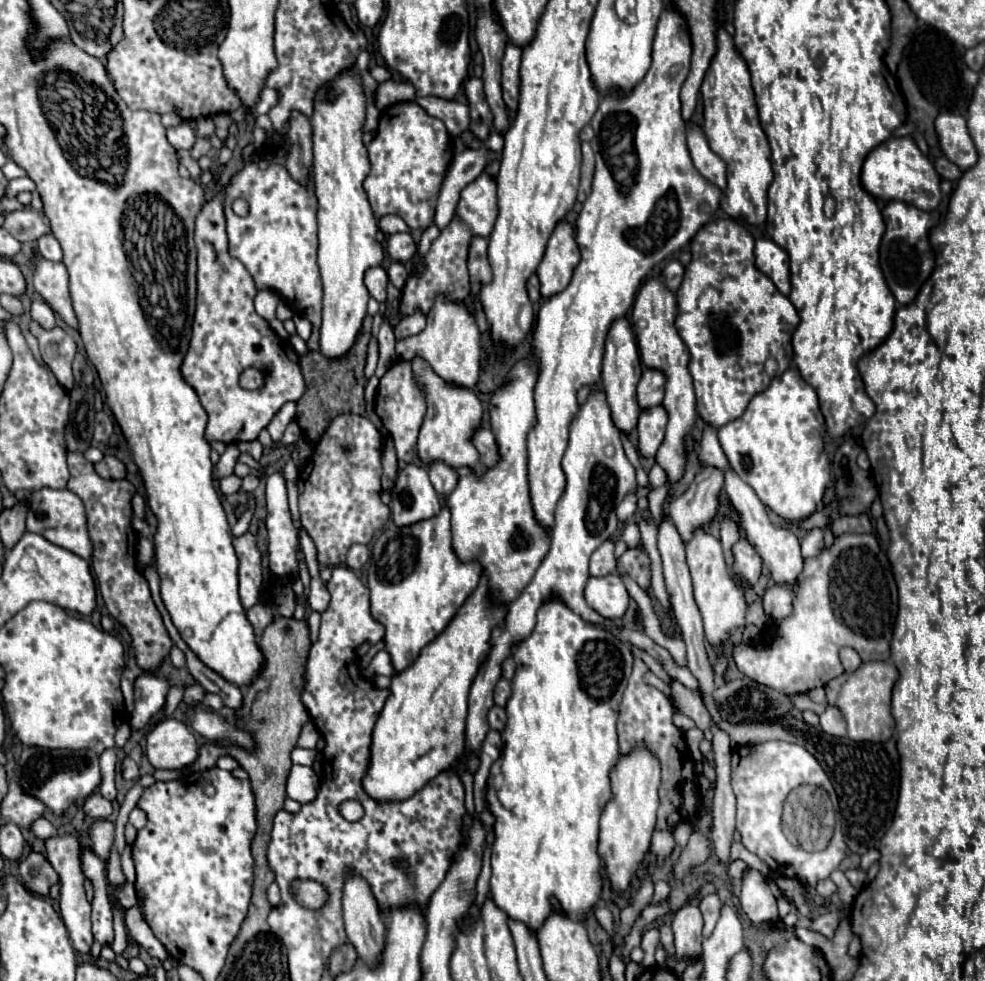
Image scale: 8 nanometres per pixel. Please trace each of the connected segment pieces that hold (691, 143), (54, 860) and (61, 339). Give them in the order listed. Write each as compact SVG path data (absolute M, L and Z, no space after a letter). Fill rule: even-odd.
M693 123L687 125L687 147L689 147L691 159L693 159L693 165L697 167L697 171L705 179L715 183L719 189L725 189L725 185L727 185L725 161L709 149L705 133L699 125L693 125Z
M67 833L63 837L47 839L47 859L53 865L53 869L59 873L59 883L61 883L61 917L65 921L65 927L69 931L69 937L73 941L75 951L89 953L91 943L93 943L93 933L91 933L91 903L85 897L85 875L81 869L81 837L77 833Z
M37 321L29 323L29 331L31 331L33 337L37 337L41 359L53 371L53 375L57 377L57 381L65 389L73 387L71 361L73 361L73 357L77 353L75 341L61 327L43 329Z

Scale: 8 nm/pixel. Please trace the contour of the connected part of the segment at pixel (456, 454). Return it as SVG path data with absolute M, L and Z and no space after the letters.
M421 357L413 359L413 371L417 373L419 381L425 385L425 399L427 399L427 415L423 421L423 427L419 431L419 443L417 443L417 455L425 465L433 465L435 461L441 461L453 469L469 467L477 475L485 473L485 465L479 459L479 451L473 445L473 433L481 425L483 407L477 395L465 387L447 385L439 375L433 373L429 363Z

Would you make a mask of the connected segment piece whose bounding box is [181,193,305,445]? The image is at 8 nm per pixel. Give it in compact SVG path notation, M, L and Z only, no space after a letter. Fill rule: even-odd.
M223 193L205 203L195 219L197 245L197 311L187 357L181 365L185 381L197 391L209 415L207 441L239 443L257 439L273 415L287 403L305 393L305 379L299 369L299 355L291 343L283 341L269 323L257 315L253 297L255 283L241 261L227 253L227 233L223 215ZM247 369L267 369L265 385L247 391L239 385L239 375Z

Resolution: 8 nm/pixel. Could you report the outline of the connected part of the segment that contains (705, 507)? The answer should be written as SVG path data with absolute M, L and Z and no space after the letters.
M701 471L683 495L669 499L667 515L673 519L681 541L689 543L695 531L707 527L719 509L721 497L721 471Z

